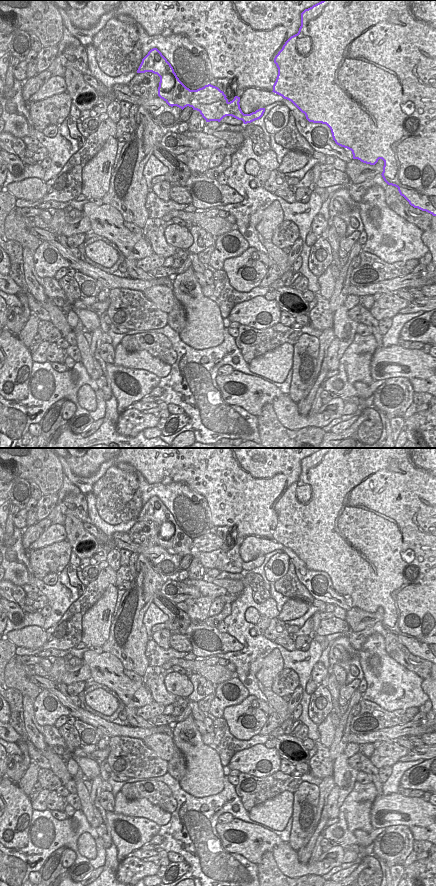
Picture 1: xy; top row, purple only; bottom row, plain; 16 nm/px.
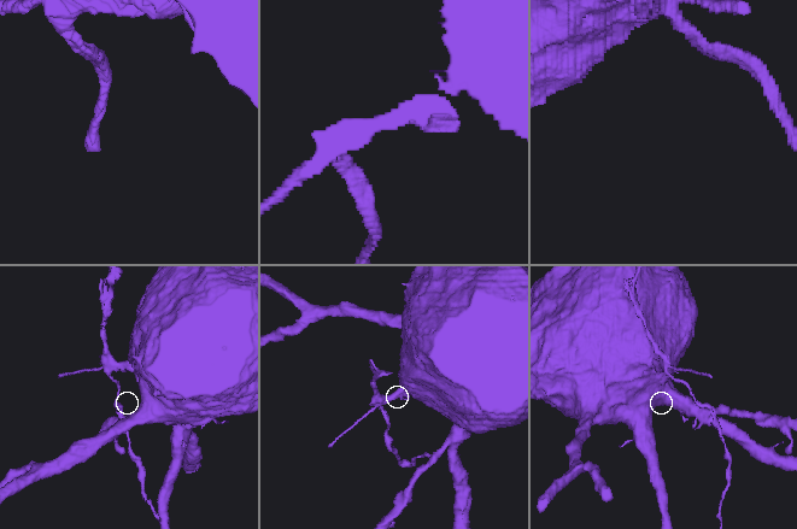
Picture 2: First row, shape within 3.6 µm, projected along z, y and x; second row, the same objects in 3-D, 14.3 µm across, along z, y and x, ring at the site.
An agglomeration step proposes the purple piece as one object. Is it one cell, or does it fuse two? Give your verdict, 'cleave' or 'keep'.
cleave

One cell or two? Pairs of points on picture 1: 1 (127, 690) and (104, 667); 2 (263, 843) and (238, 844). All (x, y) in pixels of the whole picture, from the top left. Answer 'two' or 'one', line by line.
1: one
2: one

